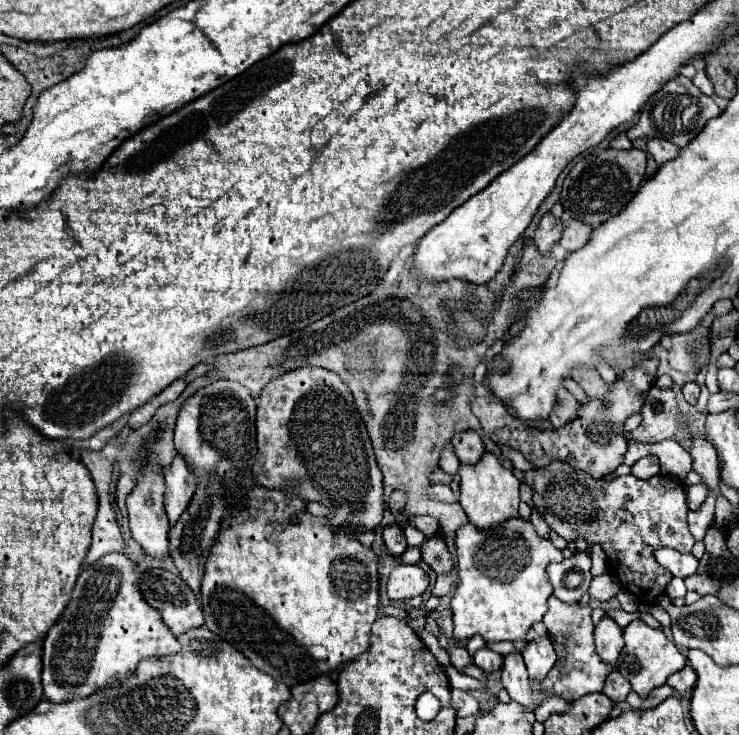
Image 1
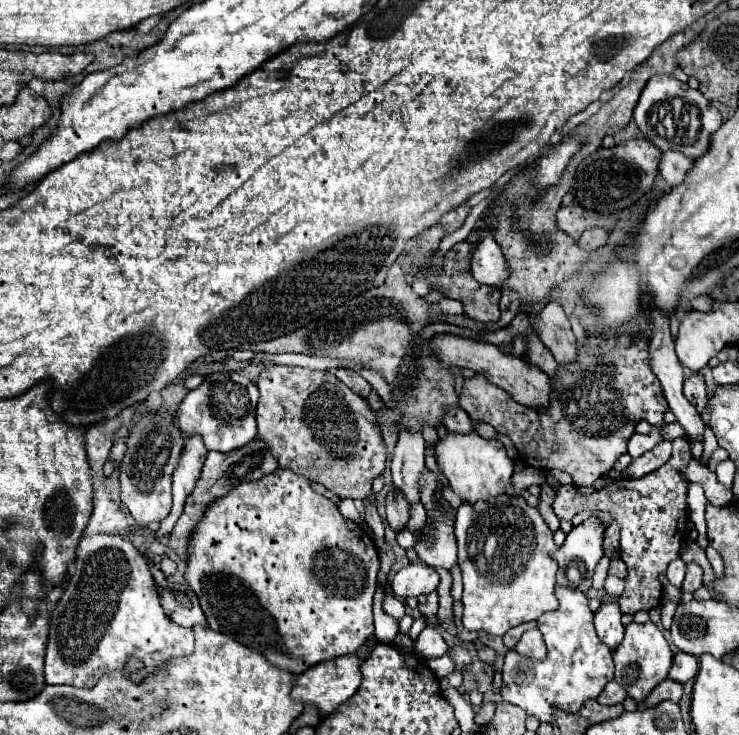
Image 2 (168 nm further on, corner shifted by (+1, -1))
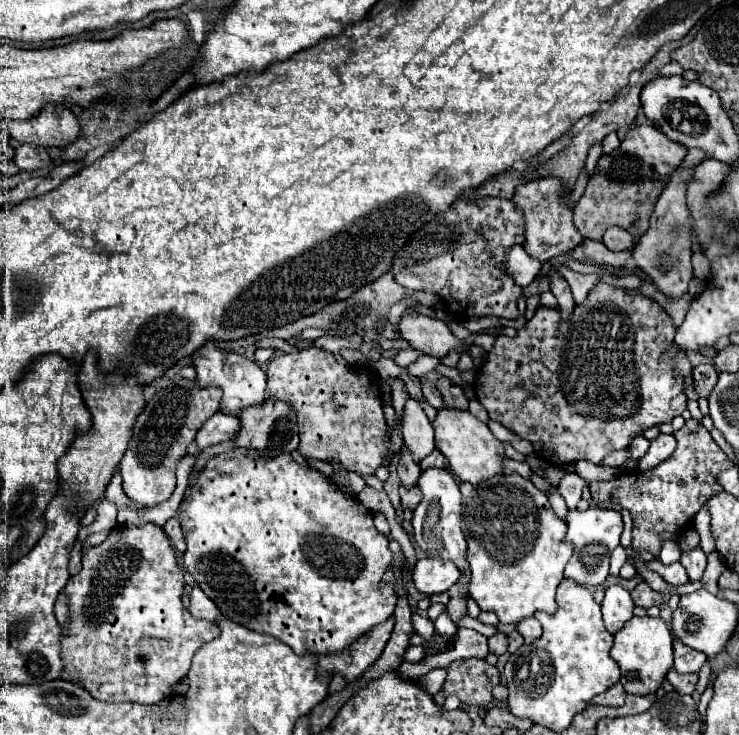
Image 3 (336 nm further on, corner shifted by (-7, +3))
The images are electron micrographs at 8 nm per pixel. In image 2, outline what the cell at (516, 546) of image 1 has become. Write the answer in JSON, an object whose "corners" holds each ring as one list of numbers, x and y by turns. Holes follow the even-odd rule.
{"corners":[[511,494,499,496,493,504,461,504,455,512,455,536,459,548,459,568,463,572,461,622,467,630,483,630,491,636,503,636,513,626,537,620,541,614,557,610,557,598,553,594,557,562,549,556,557,552,557,546,537,508,527,506,523,498]]}

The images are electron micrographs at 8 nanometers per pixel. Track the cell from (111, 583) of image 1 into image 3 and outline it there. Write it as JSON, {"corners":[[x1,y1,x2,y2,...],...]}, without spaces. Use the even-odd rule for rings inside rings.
{"corners":[[145,524,145,526,115,526,107,540,95,548,87,548,83,552,83,568,77,576,69,578,69,584,65,586,67,598,69,598,69,608,71,608,71,624,69,624,69,632,61,634,61,646,63,646,63,660,65,660,65,670,61,674,63,680,69,680,73,684,83,686,89,694,93,694,93,698,103,700,103,702,141,702,141,704,157,704,165,698,171,696,171,684,179,682,181,678,187,676,189,666,191,666,191,658,193,654,209,640,217,638,219,634,219,626,209,622,209,620,201,620,201,618,193,618,189,614,189,610,185,610,181,598,183,598,183,588,185,588,185,576,183,570,177,566,175,560,175,552,171,548,171,542,167,538,167,534,163,532,161,526,157,524]]}

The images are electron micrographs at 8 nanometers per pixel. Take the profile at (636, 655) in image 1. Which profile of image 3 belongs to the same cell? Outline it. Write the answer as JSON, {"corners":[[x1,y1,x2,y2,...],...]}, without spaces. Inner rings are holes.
{"corners":[[633,616,617,634,615,644,611,648,611,658,621,668,621,684,627,694,651,694,655,692,663,680,665,674,673,668,673,636,663,622,663,618,651,618]]}

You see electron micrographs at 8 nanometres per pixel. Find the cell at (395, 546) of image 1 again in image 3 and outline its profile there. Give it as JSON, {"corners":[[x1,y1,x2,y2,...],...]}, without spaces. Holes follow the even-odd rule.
{"corners":[[407,446,401,448,401,460,399,460,399,466,397,466,397,474,399,474,401,484,405,488,413,488,417,484,419,474,421,474,421,468,419,468,417,462,413,462,413,456,409,454]]}

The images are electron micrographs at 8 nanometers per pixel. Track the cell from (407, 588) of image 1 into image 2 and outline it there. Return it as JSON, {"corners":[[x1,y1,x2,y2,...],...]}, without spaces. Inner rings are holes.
{"corners":[[419,562,401,568,391,580,391,590,397,598,409,598,409,596,429,594,437,588,437,584,439,584,439,574,431,566]]}

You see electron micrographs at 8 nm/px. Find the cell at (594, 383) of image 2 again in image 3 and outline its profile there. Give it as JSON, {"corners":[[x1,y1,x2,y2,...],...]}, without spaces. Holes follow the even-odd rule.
{"corners":[[599,282,589,292,587,300,573,308,573,312,567,320,561,320,559,310,539,306,535,310,535,316,521,330,517,330,517,334,513,338,497,336,495,346,487,354,487,362,483,364,481,372,477,374,479,380,475,380,473,388,475,388,479,402,487,408,489,418,497,420,499,424,503,424,507,430,515,432,517,436,529,440,535,446,535,454,541,460,545,460,547,464,567,466,567,464,575,464,577,460,589,460,593,464,599,464,607,454,627,448,631,444,631,440,635,436,639,436,643,430,647,430,655,424,659,426,663,422,671,422,675,416,685,412,687,398,685,398,685,392,681,390,681,382,677,382,677,378,673,378,673,354,669,354,669,350,673,350,673,346,675,346,675,340,673,340,675,332,677,332,677,328,673,326,671,316,655,300,651,300,643,294,637,294,637,292,629,292,625,288,617,288,617,286,609,286,605,282]]}

